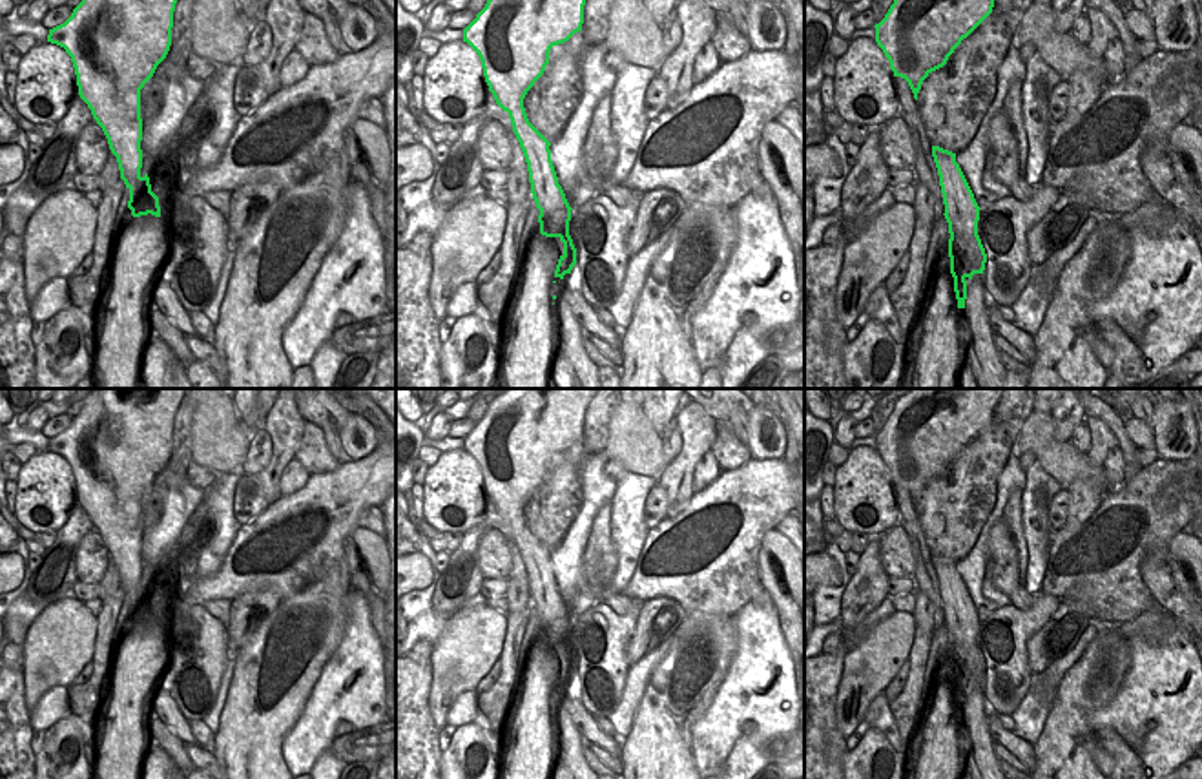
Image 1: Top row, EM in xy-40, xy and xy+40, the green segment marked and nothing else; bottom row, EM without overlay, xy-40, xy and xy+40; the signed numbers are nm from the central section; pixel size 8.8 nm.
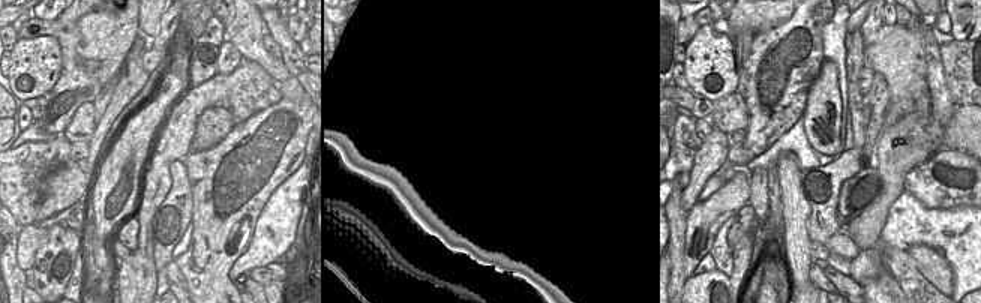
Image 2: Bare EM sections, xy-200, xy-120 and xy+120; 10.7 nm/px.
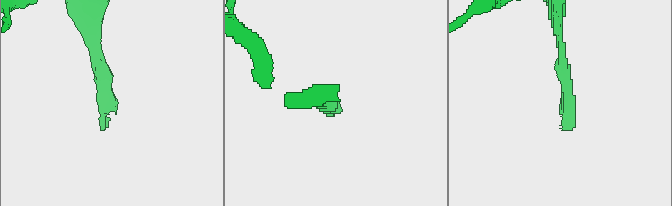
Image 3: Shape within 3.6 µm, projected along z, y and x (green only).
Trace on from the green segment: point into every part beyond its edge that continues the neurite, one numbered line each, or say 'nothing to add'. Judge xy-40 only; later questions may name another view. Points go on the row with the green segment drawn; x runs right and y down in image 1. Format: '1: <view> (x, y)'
nothing to add

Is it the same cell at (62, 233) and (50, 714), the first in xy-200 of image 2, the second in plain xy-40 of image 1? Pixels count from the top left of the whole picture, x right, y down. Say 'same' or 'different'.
different

